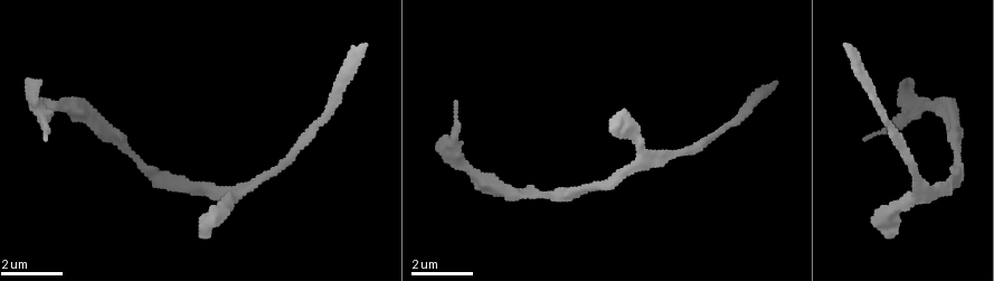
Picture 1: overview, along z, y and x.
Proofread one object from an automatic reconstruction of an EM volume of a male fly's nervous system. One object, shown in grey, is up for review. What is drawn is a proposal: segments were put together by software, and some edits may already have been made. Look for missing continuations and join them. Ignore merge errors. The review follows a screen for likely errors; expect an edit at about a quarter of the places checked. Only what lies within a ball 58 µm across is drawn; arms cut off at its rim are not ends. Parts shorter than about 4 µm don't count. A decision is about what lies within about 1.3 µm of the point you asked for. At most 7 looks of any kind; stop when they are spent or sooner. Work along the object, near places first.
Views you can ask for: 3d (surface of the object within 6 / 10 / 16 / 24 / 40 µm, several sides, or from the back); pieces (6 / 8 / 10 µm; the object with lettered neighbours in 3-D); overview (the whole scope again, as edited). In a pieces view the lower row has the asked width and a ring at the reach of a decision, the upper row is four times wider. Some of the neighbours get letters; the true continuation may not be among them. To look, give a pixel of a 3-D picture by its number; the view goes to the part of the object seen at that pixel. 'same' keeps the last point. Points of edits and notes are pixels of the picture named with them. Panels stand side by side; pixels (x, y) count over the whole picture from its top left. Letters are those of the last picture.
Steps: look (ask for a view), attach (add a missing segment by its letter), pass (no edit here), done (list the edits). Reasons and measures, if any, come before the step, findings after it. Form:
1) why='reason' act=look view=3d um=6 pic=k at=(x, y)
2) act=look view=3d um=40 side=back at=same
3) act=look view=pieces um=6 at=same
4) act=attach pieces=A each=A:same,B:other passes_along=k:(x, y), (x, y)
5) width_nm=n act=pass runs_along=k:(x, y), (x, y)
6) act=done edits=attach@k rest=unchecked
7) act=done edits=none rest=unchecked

act=look view=pieces um=6 pic=1 at=(864, 137)

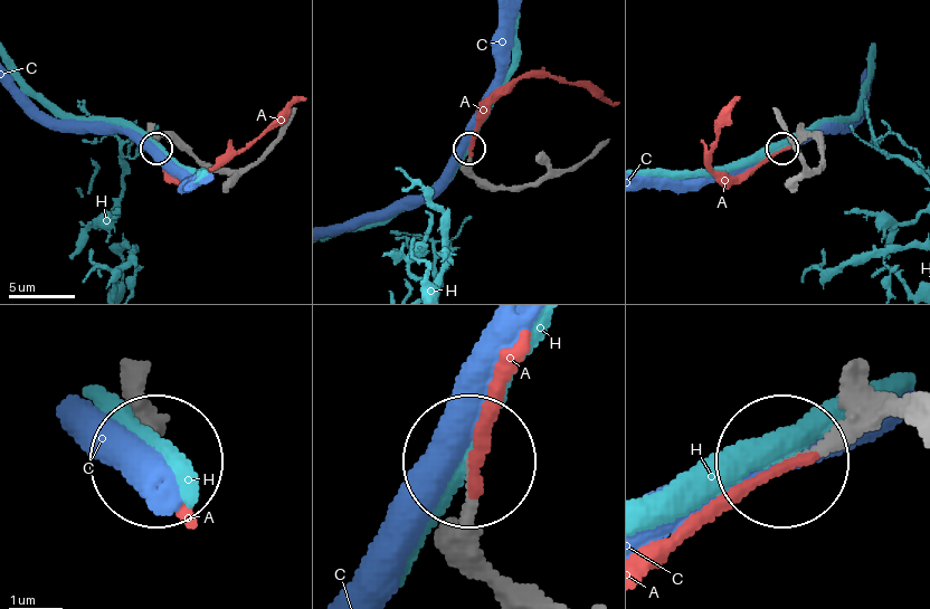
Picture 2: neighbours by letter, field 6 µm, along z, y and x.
act=attach pieces=A each=A:same,C:other,H:other passes_along=2:(159, 425), (172, 495) found='the neuron continues'

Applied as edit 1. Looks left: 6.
act=look view=overview

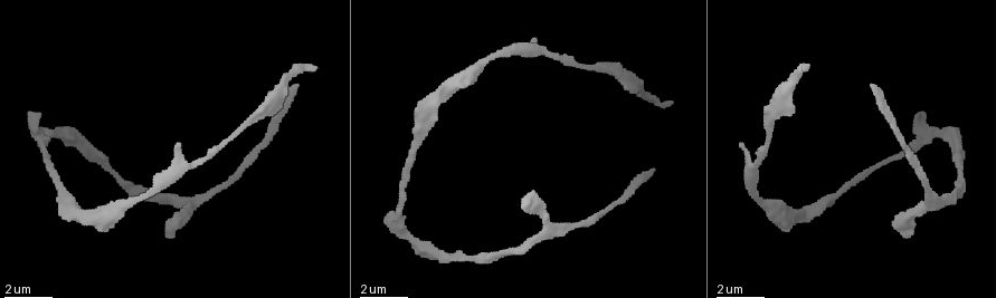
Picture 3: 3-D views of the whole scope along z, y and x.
why='branch stops here' act=look view=pieces um=6 pic=3 at=(524, 203)

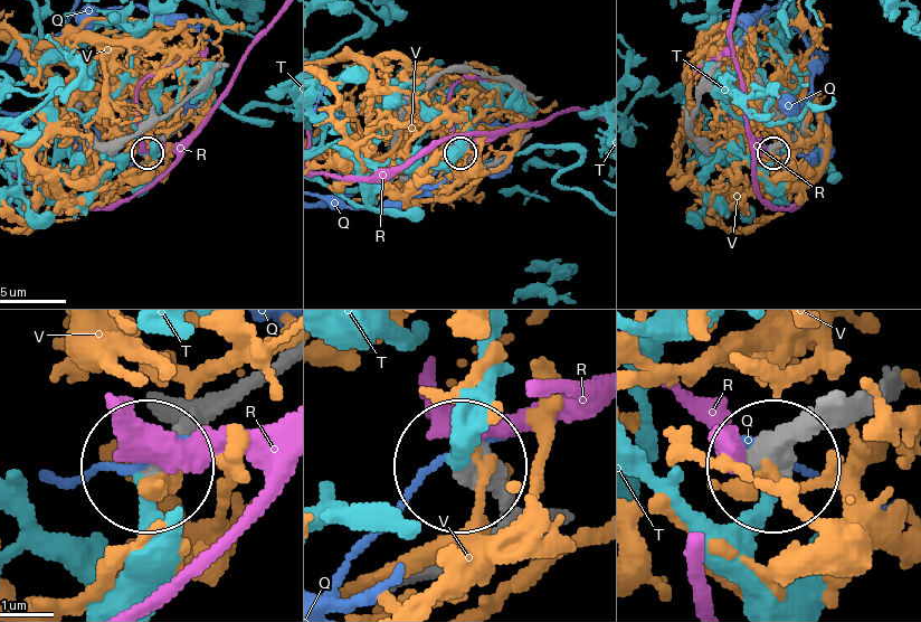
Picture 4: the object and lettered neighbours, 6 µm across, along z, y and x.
act=pass each=Q:other,R:other,T:other,V:other runs_along=4:(860, 396), (771, 459) found='no lettered segment goes on from it'

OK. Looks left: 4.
why='an open end' act=look view=pieces um=10 pic=1 at=(772, 87)

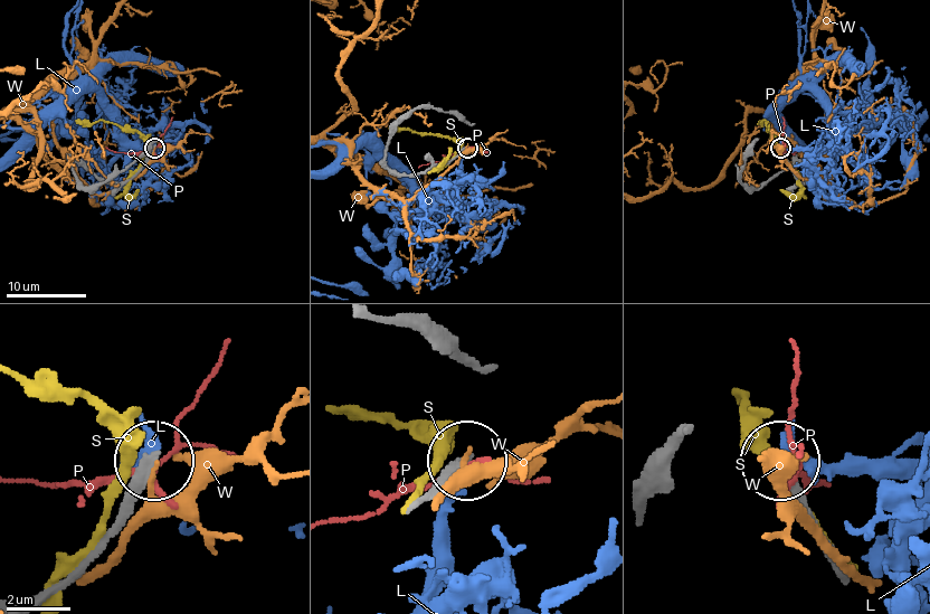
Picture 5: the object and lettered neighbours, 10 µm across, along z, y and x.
act=pass each=L:other,P:other,S:other,W:other runs_along=5:(50, 591), (152, 465) found='none of them fits'

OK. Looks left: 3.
act=done edits=attach@2 rest=unchecked

